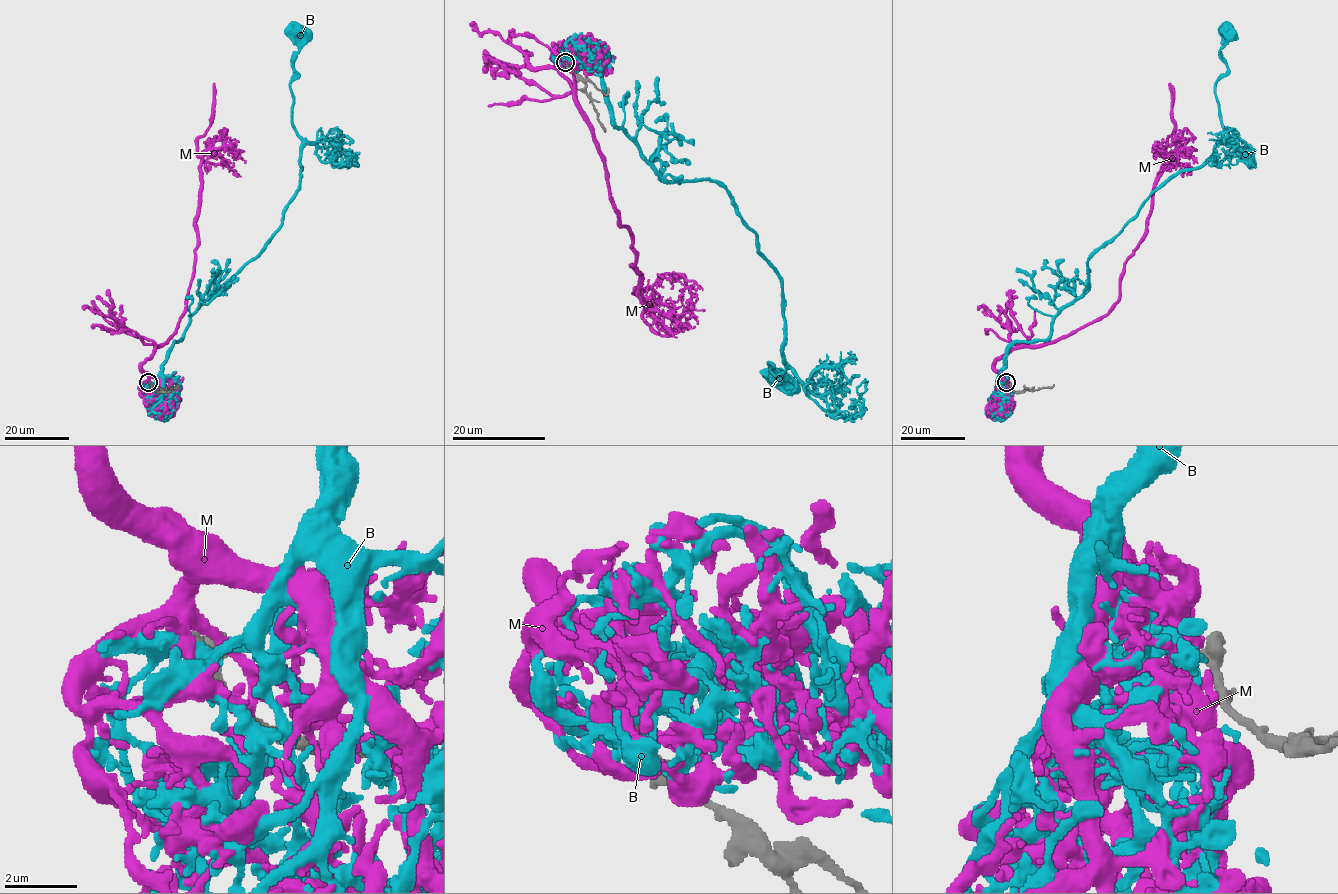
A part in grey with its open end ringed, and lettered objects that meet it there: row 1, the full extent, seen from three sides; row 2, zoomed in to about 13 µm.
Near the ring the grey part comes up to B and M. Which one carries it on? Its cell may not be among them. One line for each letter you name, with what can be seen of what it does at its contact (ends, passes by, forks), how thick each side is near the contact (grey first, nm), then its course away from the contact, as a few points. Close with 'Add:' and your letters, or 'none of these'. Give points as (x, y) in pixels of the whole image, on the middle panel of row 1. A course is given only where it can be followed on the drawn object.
Add: none of these

